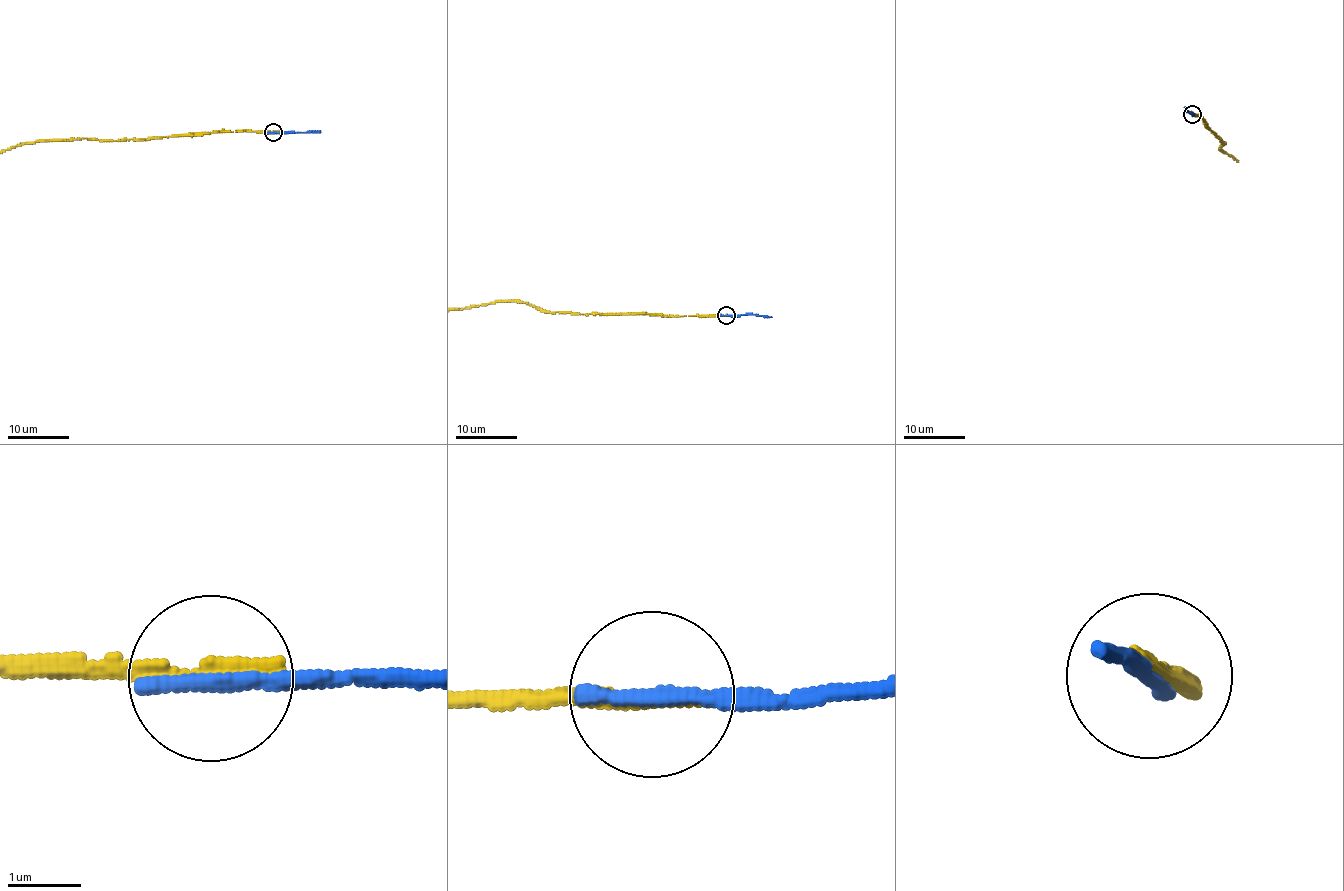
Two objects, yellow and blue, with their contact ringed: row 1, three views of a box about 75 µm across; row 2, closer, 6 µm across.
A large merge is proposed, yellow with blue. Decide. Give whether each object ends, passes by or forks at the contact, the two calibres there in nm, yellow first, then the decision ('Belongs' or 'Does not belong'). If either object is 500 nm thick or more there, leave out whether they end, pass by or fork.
At the ring yellow ends. At the ring blue ends. Thickness 240 nm (yellow) against 280 nm. Does not belong

